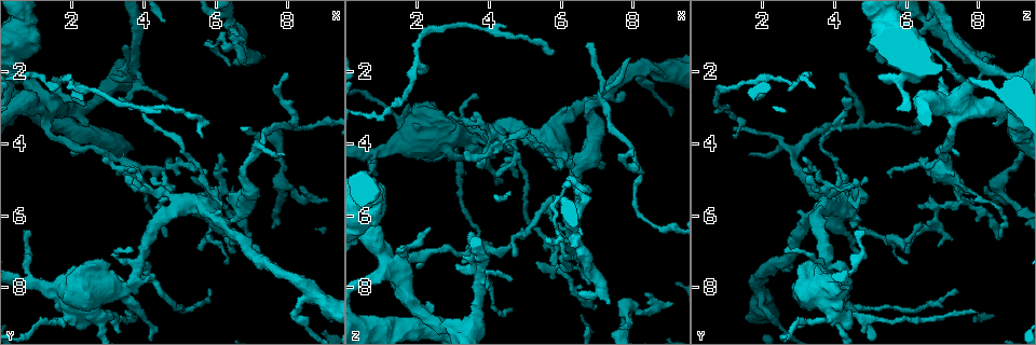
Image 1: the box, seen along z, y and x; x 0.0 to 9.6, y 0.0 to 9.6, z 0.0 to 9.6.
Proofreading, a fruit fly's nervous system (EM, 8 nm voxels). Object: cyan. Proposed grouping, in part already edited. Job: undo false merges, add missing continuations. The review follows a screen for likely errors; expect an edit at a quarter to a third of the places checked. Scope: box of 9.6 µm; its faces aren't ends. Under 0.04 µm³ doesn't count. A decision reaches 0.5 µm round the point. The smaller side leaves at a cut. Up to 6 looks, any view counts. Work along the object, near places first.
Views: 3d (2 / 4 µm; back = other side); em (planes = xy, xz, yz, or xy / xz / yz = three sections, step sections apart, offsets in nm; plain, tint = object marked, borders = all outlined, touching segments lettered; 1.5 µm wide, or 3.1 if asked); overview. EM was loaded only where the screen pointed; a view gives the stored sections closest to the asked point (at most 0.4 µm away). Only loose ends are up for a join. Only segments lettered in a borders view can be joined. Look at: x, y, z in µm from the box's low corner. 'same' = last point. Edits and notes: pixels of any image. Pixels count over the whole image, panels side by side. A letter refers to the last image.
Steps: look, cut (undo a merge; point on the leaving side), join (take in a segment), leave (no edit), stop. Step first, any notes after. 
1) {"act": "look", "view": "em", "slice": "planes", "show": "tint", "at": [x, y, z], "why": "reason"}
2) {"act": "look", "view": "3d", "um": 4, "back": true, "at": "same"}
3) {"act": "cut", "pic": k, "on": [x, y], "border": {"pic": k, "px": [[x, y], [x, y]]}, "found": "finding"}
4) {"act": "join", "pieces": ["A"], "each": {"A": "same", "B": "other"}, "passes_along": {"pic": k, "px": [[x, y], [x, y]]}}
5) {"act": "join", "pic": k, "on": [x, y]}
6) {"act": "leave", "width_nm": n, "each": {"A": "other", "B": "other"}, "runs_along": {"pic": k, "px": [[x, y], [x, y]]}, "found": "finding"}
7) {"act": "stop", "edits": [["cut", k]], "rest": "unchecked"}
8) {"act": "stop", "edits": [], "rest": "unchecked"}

{"act": "look", "view": "3d", "um": 2, "back": true, "at": [5.85, 8.10, 7.45], "why": "free end"}

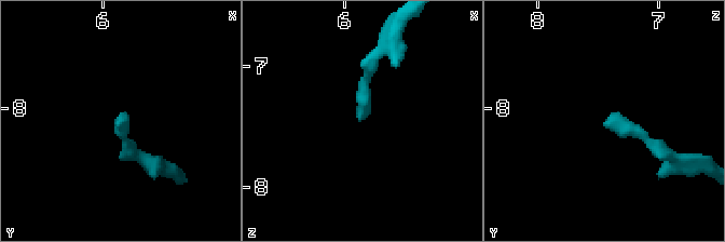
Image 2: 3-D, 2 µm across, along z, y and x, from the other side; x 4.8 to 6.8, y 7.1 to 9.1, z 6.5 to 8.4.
{"act": "look", "view": "em", "slice": "planes", "show": "plain", "at": [5.90, 8.08, 7.40]}

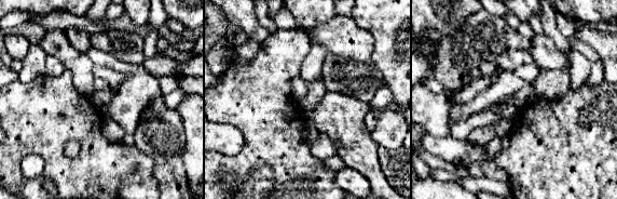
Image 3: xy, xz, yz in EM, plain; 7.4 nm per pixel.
{"act": "look", "view": "em", "slice": "planes", "show": "borders", "at": "same", "why": "what lies round it"}

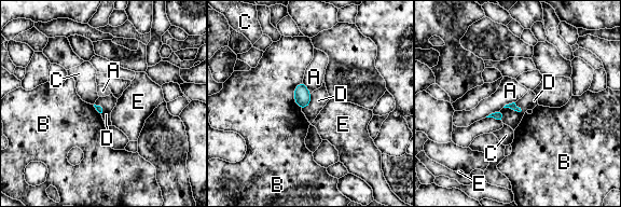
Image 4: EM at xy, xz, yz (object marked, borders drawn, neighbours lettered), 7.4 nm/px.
{"act": "leave", "each": {"A": "other", "B": "other", "C": "other", "D": "other", "E": "other"}, "border": {"pic": 4, "px": [[504, 107], [518, 111], [522, 110]]}, "found": "none of them fits"}

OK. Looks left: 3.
{"act": "look", "view": "em", "slice": "xz", "step": 8, "show": "tint", "at": [7.80, 5.10, 8.50], "why": "arms part here"}

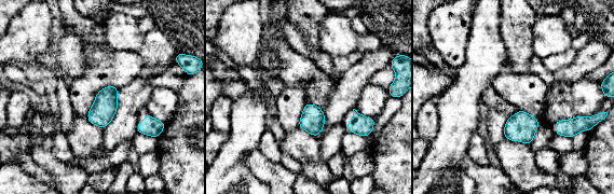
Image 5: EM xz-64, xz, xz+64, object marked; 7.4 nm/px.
{"act": "look", "view": "em", "slice": "planes", "show": "borders", "at": "same", "why": "cut it another way"}

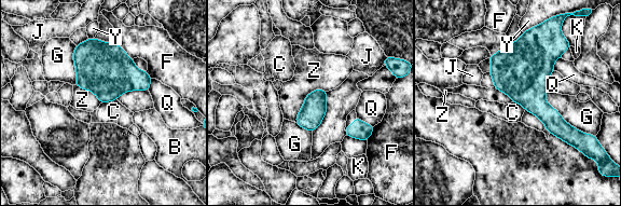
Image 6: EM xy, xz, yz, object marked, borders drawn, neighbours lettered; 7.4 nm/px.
{"act": "leave", "each": {"B": "other", "C": "other", "F": "other", "G": "other", "J": "other", "K": "other", "Q": "other", "Y": "other", "Z": "other"}, "border": {"pic": 6, "px": [[568, 12], [552, 15], [523, 32]]}, "found": "one neuron here"}

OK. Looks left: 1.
{"act": "look", "view": "em", "slice": "planes", "show": "borders", "at": [5.80, 5.65, 7.35], "why": "sharp bend"}

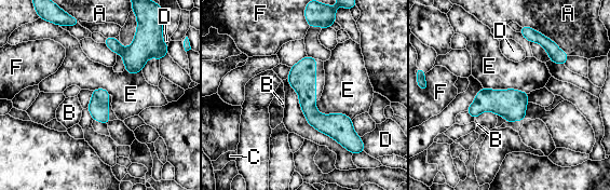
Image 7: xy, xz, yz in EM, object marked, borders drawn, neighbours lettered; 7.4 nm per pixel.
{"act": "leave", "each": {"A": "other", "B": "other", "C": "other", "D": "other", "E": "other", "F": "other"}, "border": {"pic": 7, "px": [[483, 86], [517, 89], [529, 93]]}, "found": "continuous, no second neuron"}

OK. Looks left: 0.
{"act": "stop", "edits": [], "rest": "unchecked"}

